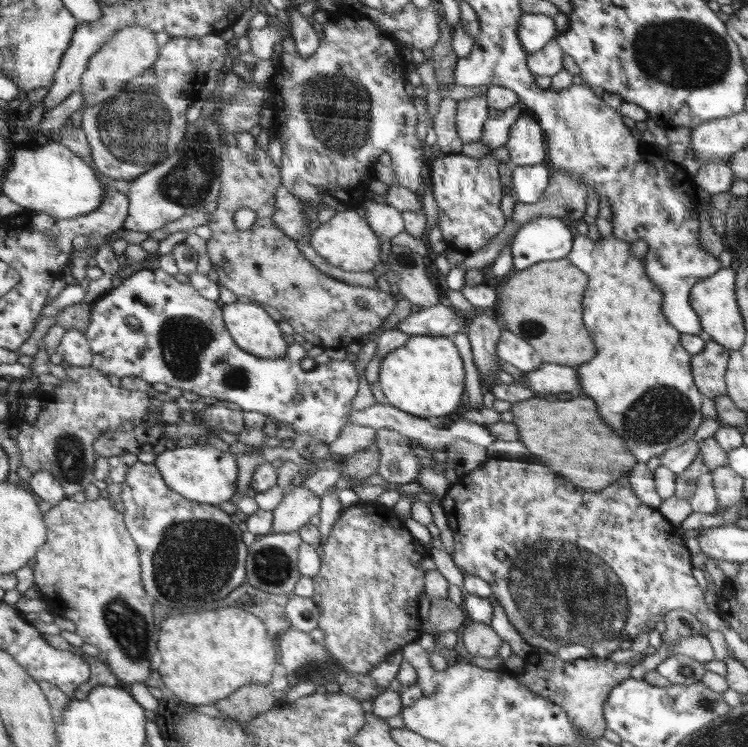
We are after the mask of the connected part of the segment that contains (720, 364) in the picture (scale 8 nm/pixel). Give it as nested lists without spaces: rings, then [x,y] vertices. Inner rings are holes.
[[[706,338],[706,348],[692,358],[692,373],[700,394],[715,400],[726,396],[725,372],[731,352],[726,347]]]

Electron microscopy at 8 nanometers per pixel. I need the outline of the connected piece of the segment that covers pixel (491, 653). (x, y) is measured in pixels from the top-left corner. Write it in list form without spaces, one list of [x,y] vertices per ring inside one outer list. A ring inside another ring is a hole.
[[[467,621],[462,632],[462,642],[466,650],[472,655],[494,657],[502,645],[500,636],[486,624]]]

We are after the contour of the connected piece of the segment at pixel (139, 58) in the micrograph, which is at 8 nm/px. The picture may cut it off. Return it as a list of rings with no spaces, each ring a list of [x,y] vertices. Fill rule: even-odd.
[[[130,26],[114,34],[91,58],[86,66],[87,71],[82,77],[80,92],[84,102],[94,106],[98,102],[108,101],[122,92],[129,81],[144,75],[159,59],[162,48],[158,47],[155,32],[140,26]]]

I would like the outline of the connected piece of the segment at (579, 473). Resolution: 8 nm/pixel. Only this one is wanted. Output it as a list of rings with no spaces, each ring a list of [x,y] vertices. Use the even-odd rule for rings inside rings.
[[[574,395],[566,401],[550,402],[540,396],[512,403],[513,423],[518,426],[519,440],[528,448],[527,455],[550,467],[575,486],[586,491],[602,491],[618,478],[626,476],[636,466],[636,458],[626,448],[622,436],[604,424],[596,401],[584,395]]]

